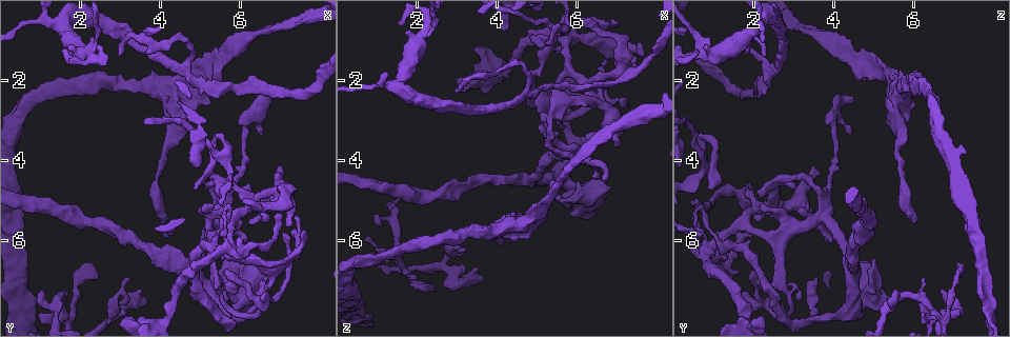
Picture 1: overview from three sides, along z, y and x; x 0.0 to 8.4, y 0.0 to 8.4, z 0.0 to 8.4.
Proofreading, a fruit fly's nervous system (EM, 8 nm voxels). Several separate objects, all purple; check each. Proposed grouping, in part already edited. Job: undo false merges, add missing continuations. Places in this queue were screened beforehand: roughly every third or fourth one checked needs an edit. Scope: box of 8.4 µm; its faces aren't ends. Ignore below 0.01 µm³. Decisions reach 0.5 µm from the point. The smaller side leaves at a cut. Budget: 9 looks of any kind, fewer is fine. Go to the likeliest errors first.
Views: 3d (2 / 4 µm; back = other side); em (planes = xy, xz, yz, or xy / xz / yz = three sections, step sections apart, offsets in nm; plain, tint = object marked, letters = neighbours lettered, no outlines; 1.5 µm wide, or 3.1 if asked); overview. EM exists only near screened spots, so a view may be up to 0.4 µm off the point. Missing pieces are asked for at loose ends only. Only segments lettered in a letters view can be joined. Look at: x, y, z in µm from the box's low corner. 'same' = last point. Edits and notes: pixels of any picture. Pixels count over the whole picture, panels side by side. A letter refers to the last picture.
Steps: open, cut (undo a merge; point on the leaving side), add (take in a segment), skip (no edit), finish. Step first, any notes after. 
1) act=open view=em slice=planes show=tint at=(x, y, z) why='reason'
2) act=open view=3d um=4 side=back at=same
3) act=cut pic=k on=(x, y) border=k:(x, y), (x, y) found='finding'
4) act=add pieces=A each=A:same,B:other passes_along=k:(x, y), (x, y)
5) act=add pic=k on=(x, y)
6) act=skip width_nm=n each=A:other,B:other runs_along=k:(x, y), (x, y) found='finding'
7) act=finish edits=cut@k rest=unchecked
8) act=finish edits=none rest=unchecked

act=open view=3d um=4 at=(5.55, 1.95, 4.65)

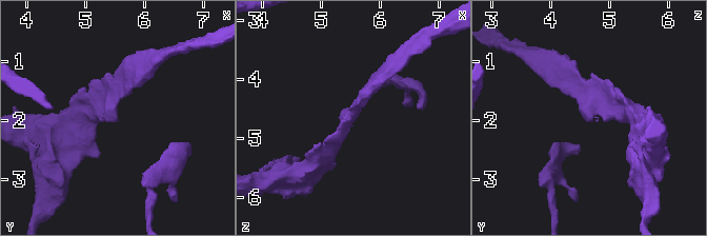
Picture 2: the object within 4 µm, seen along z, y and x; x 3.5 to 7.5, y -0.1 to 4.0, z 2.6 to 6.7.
act=open view=em slice=xy step=8 show=letters at=(5.55, 2.00, 4.65) why='now the EM'

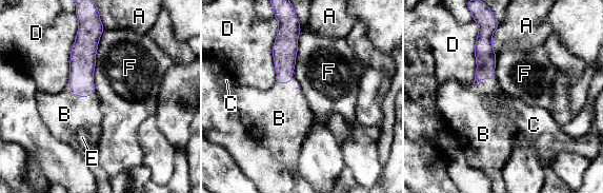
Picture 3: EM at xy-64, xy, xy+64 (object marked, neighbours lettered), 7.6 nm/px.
act=open view=em slice=planes show=letters at=same

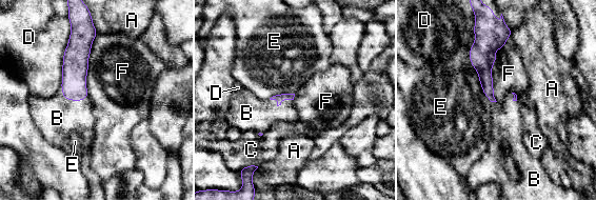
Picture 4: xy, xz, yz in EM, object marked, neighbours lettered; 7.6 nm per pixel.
act=add pieces=B longest_contact=D:440nm each=A:other,B:same,C:other,D:other,E:other,F:other passes_along=4:(75, 67), (72, 99), (57, 118) found='the neuron continues'

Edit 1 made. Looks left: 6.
act=open view=overview why='redraw'

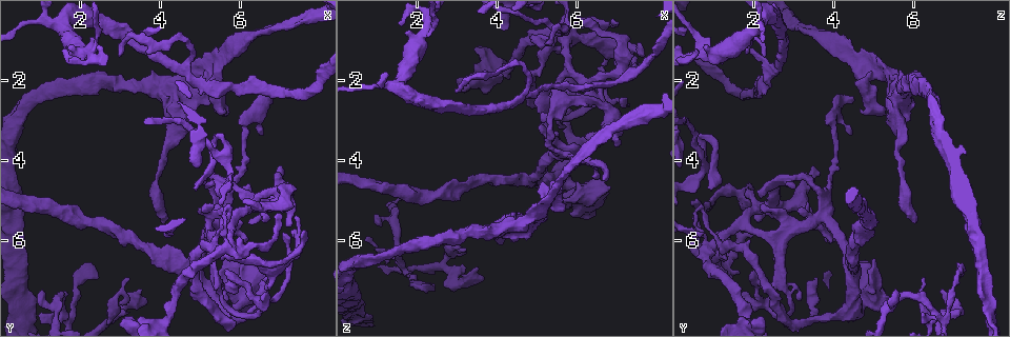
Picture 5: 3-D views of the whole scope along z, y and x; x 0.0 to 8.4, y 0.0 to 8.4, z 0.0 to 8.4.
act=open view=em slice=yz step=4 show=tint at=(1.85, 7.70, 6.85) why='abrupt turn'

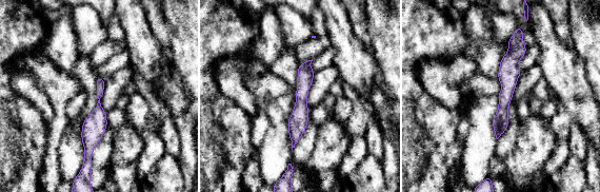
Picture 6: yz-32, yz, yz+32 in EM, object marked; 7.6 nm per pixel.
act=open view=em slice=planes show=letters at=same

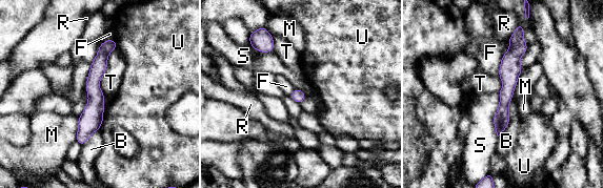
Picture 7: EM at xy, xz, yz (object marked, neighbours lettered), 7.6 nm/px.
act=skip each=B:other,F:other,M:other,R:other,S:other,T:other,U:other border=7:(116, 48), (97, 84), (104, 98) found='all the same neuron'

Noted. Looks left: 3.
act=open view=em slice=yz step=8 show=tint at=(4.10, 2.25, 5.70) why='thick turns thin'

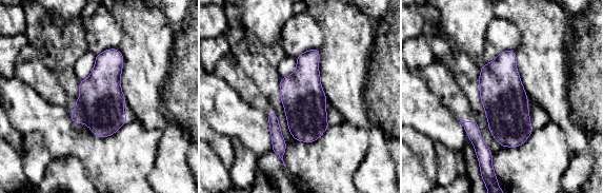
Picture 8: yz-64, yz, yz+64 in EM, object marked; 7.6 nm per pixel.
act=open view=em slice=xz step=8 show=letters at=same why='another direction'

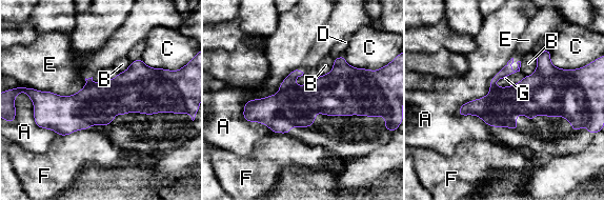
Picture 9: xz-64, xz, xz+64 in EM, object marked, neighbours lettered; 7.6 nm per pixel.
act=skip each=A:other,B:other,C:other,D:other,E:other,F:other,G:other border=9:(119, 73), (113, 78), (100, 82) found='continuous, no second neuron'

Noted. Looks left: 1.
act=open view=em slice=planes show=letters at=(4.85, 4.75, 0.95) why='an open end'

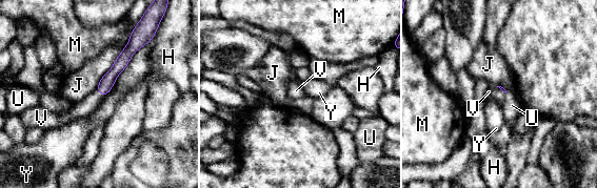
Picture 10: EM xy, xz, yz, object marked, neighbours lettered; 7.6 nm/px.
act=add pieces=V each=H:other,J:other,M:other,U:other,V:same,Y:other passes_along=10:(107, 81), (100, 94), (88, 104) found='it goes on there'

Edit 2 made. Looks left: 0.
act=finish edits=add@4,add@10 rest=unchecked

